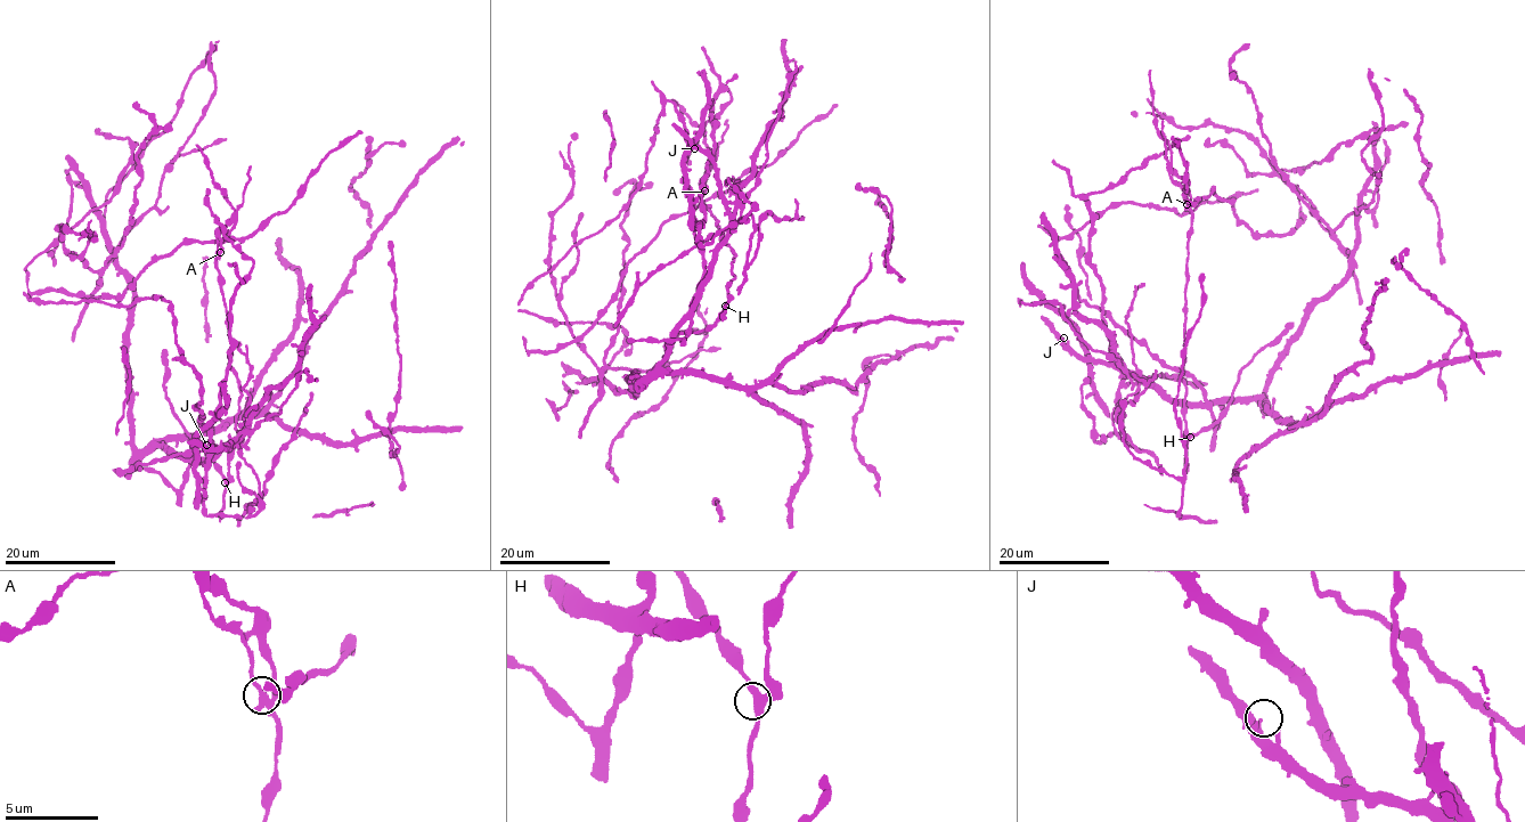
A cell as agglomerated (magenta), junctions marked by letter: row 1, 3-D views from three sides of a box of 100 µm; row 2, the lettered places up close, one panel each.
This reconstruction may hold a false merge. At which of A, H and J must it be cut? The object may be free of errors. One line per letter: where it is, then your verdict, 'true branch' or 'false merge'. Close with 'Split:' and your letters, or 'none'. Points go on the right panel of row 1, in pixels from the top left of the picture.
A: (1187, 204) | false merge
H: (1190, 437) | true branch
J: (1063, 338) | true branch
Split: A

